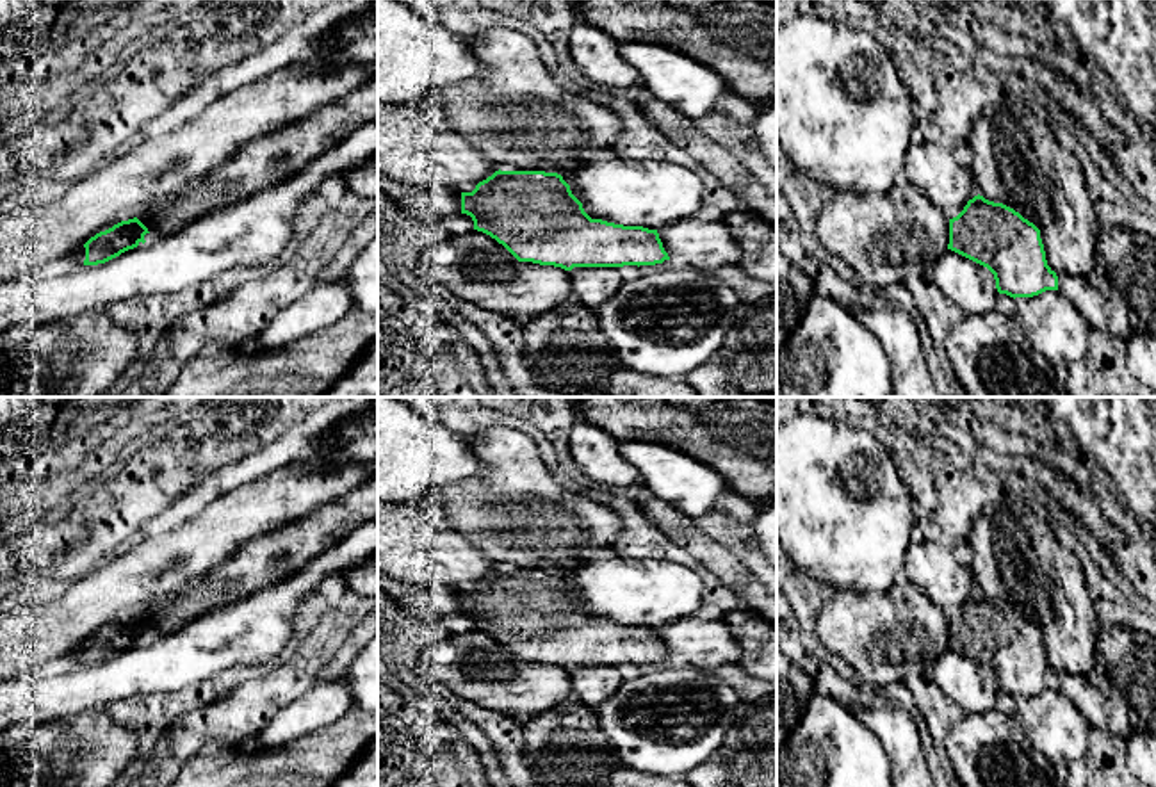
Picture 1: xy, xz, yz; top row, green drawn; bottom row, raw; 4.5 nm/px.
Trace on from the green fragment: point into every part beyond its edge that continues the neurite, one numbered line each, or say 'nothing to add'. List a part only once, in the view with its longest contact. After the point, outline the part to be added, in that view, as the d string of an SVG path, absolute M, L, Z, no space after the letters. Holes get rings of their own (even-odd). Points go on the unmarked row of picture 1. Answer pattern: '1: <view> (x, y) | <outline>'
nothing to add

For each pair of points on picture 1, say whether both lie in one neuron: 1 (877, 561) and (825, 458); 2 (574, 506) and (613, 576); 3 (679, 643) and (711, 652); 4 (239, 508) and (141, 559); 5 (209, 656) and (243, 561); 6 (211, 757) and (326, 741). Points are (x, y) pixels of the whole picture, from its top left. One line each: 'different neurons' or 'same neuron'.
1: same neuron
2: different neurons
3: same neuron
4: same neuron
5: different neurons
6: same neuron

